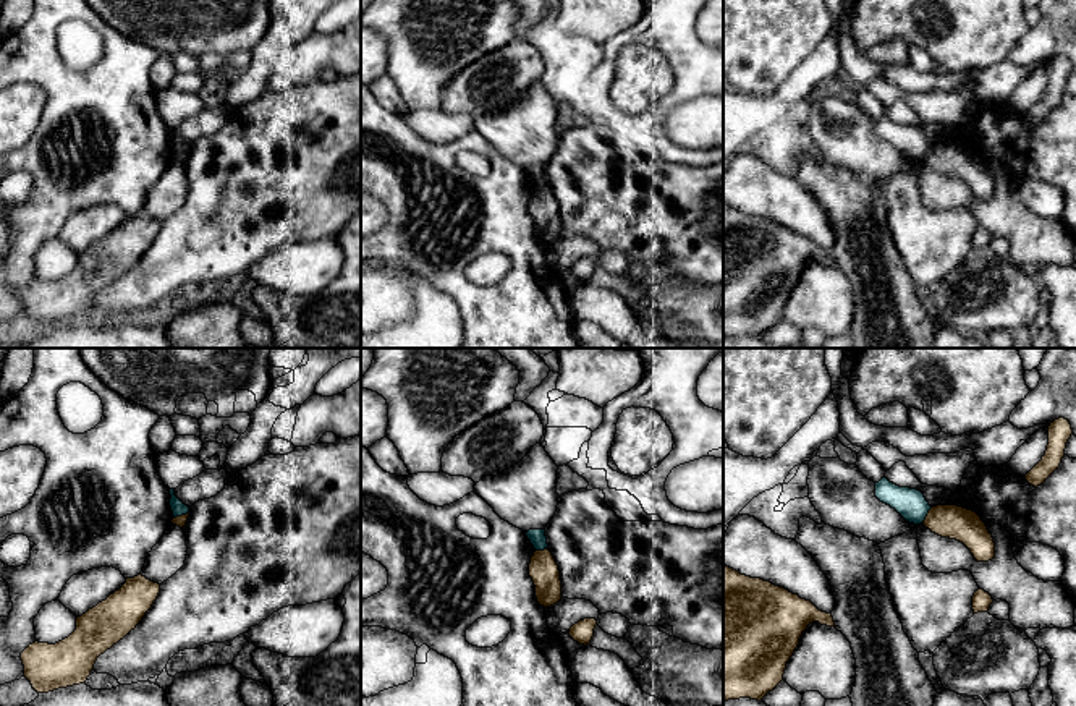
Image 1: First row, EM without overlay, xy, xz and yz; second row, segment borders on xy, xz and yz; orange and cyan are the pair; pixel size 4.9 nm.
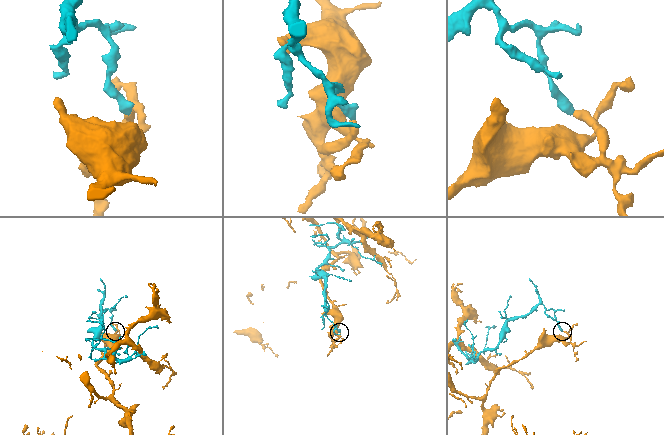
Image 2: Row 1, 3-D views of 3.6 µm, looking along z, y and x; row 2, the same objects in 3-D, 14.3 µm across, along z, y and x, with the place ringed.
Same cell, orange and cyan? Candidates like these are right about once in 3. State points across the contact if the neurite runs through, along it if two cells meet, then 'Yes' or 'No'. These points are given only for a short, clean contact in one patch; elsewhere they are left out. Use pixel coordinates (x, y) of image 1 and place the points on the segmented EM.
Boundary: yz (932, 507), (923, 522). No

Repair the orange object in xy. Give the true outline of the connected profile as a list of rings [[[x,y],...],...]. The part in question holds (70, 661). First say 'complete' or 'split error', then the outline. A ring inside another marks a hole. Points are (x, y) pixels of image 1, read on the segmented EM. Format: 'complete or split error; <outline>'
complete; [[[142,575],[126,578],[126,583],[105,601],[76,619],[76,630],[65,640],[32,643],[21,653],[24,677],[37,693],[49,693],[58,688],[84,683],[100,654],[123,640],[142,620],[160,593],[160,585]]]

